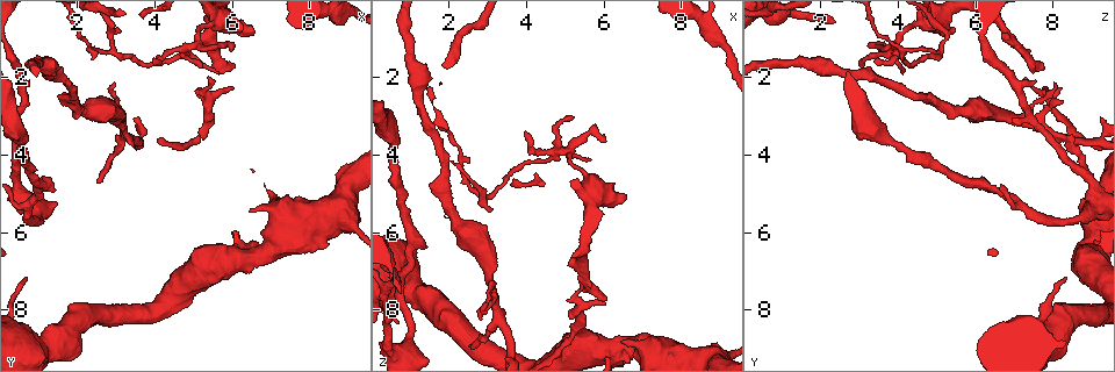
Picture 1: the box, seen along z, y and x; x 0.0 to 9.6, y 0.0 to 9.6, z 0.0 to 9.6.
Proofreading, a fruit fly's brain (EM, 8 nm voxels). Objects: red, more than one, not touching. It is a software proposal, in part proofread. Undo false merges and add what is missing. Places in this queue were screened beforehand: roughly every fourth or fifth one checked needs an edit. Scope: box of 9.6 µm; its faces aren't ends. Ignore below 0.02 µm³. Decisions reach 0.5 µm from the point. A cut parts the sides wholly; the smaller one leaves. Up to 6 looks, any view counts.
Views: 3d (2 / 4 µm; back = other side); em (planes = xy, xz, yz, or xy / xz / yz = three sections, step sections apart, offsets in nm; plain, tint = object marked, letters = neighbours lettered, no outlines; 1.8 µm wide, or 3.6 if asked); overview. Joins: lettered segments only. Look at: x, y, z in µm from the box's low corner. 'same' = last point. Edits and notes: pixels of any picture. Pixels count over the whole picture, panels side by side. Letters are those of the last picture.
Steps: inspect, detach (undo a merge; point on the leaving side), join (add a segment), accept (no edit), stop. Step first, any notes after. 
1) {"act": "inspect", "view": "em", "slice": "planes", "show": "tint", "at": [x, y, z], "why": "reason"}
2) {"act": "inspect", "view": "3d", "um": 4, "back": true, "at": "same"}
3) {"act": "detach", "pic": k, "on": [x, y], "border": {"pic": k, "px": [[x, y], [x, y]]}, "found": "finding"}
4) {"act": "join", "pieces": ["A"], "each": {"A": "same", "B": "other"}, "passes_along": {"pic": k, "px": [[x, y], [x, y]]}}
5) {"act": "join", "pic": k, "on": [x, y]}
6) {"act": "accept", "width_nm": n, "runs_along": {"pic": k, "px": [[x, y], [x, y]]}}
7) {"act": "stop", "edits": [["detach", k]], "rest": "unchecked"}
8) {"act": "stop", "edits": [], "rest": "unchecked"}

{"act": "inspect", "view": "3d", "um": 4, "at": [2.90, 2.60, 8.20], "why": "thin end"}

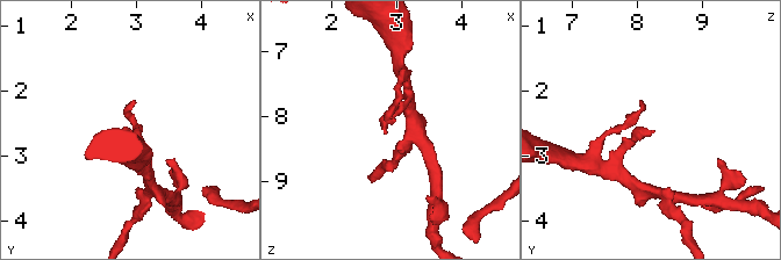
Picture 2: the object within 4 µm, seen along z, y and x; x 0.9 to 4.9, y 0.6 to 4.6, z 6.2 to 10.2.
{"act": "inspect", "view": "em", "um": 3.6, "slice": "yz", "step": 16, "show": "letters", "at": [2.90, 2.65, 8.20]}

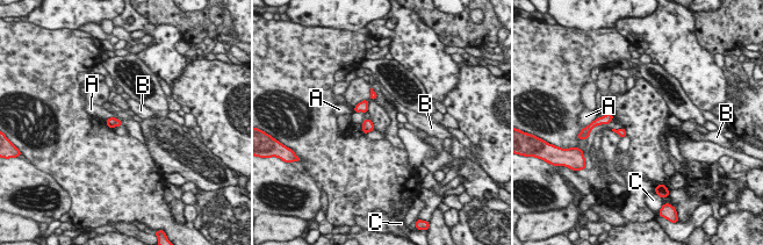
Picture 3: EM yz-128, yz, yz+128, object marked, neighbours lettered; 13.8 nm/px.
{"act": "accept", "each": {"A": "other", "B": "other", "C": "other"}, "border": {"pic": 3, "px": [[105, 120], [115, 117], [122, 125]]}, "found": "none of them fits"}

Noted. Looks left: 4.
{"act": "inspect", "view": "em", "slice": "planes", "show": "letters", "at": [5.10, 2.30, 8.25], "why": "thin end"}

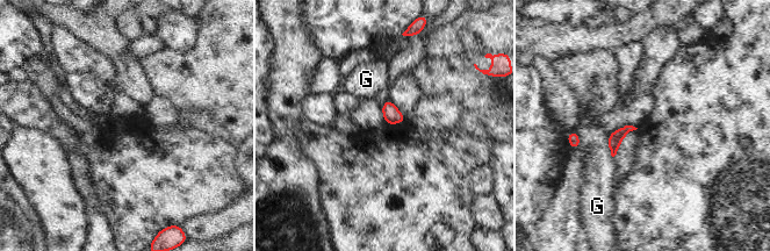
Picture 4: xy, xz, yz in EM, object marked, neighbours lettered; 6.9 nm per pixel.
{"act": "accept", "each": {"G": "other"}, "border": {"pic": 4, "px": [[607, 135], [607, 148], [612, 157]]}, "found": "none of them fits"}

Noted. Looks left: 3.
{"act": "inspect", "view": "em", "slice": "planes", "show": "tint", "at": [2.90, 1.40, 5.10], "why": "three-way junction"}

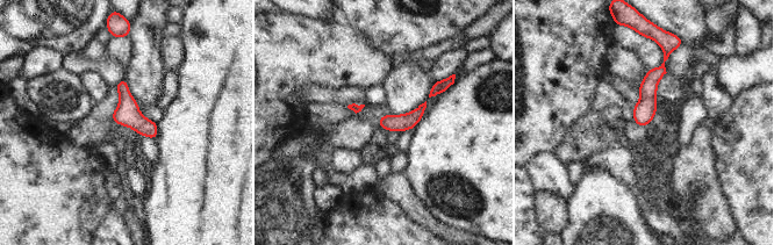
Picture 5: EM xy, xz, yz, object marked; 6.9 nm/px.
{"act": "inspect", "view": "em", "slice": "planes", "show": "letters", "at": "same"}

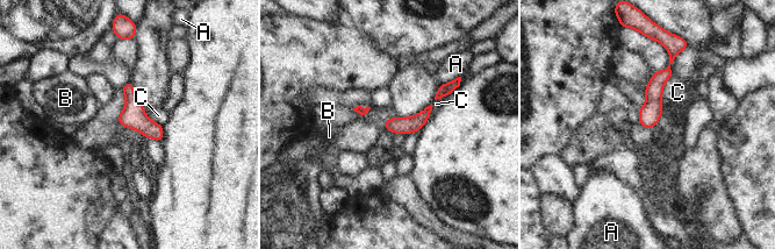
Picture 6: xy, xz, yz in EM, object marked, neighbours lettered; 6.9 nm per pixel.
{"act": "accept", "each": {"A": "other", "B": "other", "C": "other"}, "runs_along": {"pic": 6, "px": [[667, 71], [654, 87], [646, 125]]}, "found": "all the same neuron"}

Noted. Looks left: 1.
{"act": "stop", "edits": [], "rest": "unchecked"}

